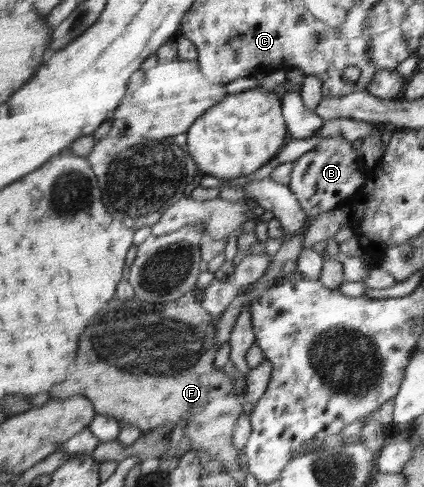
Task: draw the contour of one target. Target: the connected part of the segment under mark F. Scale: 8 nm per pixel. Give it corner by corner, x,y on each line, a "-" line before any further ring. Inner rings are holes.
196,287
181,298
164,304
145,304
135,296
129,300
114,297
115,302
103,308
99,312
99,318
95,316
95,322
91,322
91,326
83,334
83,354
79,354
79,370
75,370
75,374
71,374
71,378
67,378
63,386
55,386
55,390
51,390
51,398
66,399
79,394
92,402
97,415
111,416
120,428
135,426
142,432
153,431
164,423
175,428
180,421
186,419
184,436
189,438
190,451
197,452
199,456
209,455
211,461
222,463
225,470
239,470
237,455
240,452
233,445
232,439
237,422
247,407
242,395
235,391
234,380
223,369
217,369
213,365
218,351
215,343
216,323
213,321
216,317
203,309
203,294
204,290

